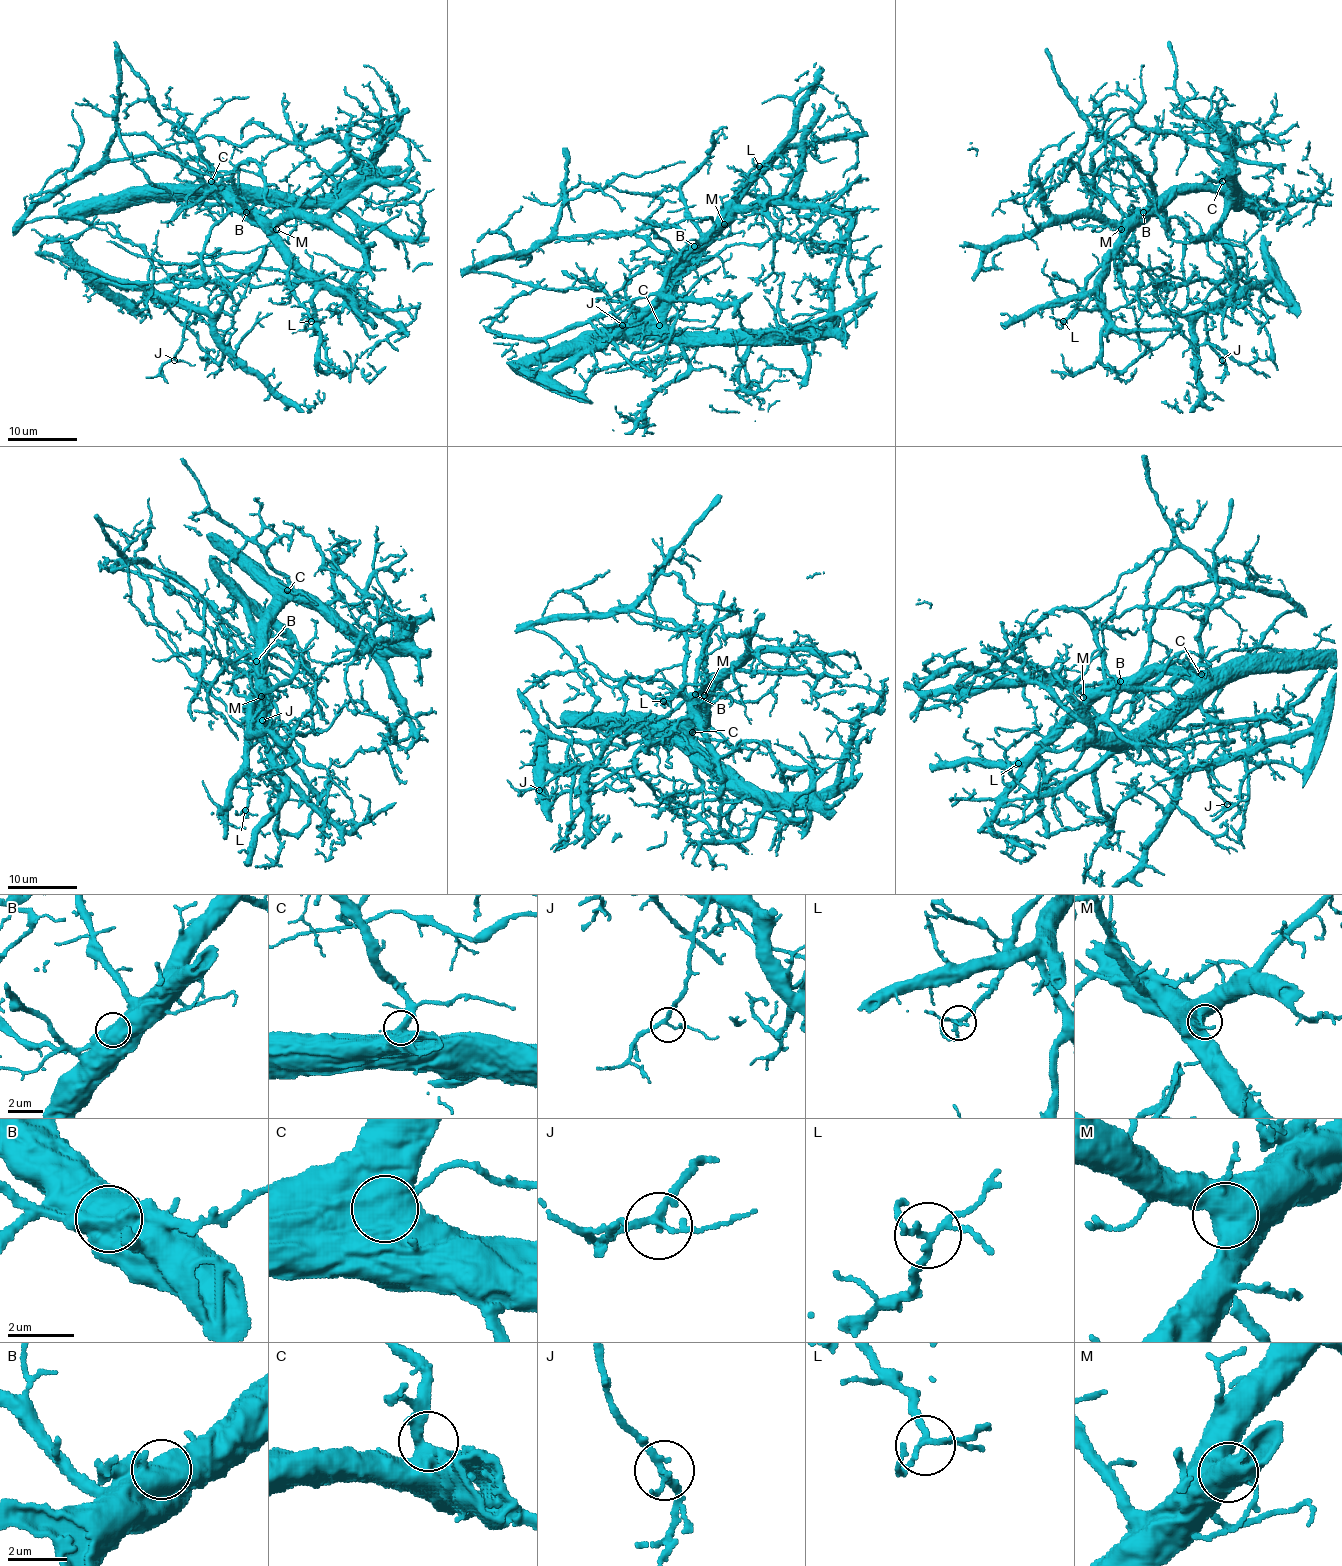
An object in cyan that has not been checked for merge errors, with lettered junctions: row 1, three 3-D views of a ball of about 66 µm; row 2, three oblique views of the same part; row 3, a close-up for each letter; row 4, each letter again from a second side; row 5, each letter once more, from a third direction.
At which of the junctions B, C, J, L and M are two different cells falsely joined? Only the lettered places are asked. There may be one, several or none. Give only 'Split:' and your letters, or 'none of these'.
Split: B

